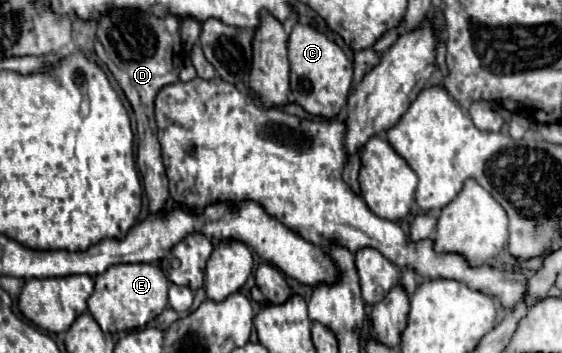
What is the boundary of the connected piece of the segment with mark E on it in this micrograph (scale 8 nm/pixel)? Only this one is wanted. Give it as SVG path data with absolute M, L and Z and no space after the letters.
M120 263L108 267L96 277L94 293L88 299L88 311L104 333L140 329L158 317L168 305L168 277L154 263Z

